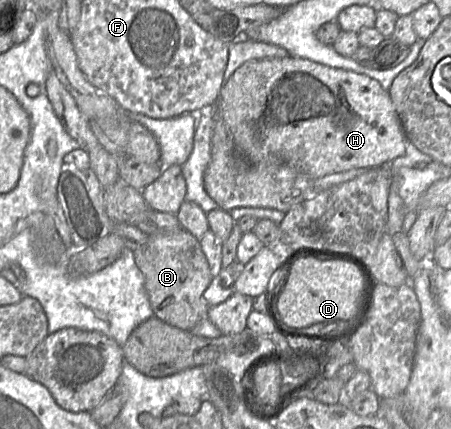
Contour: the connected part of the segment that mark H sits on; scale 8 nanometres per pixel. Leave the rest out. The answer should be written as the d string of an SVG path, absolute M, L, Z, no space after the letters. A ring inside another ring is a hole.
M288 55L281 58L246 61L234 71L226 82L224 82L213 108L215 110L215 121L216 119L222 120L233 138L236 149L250 162L257 165L285 163L308 175L312 179L323 178L329 174L345 172L355 168L373 168L382 165L390 165L393 160L403 156L406 151L406 136L392 104L389 92L384 90L378 81L364 74L333 68L308 59Z

